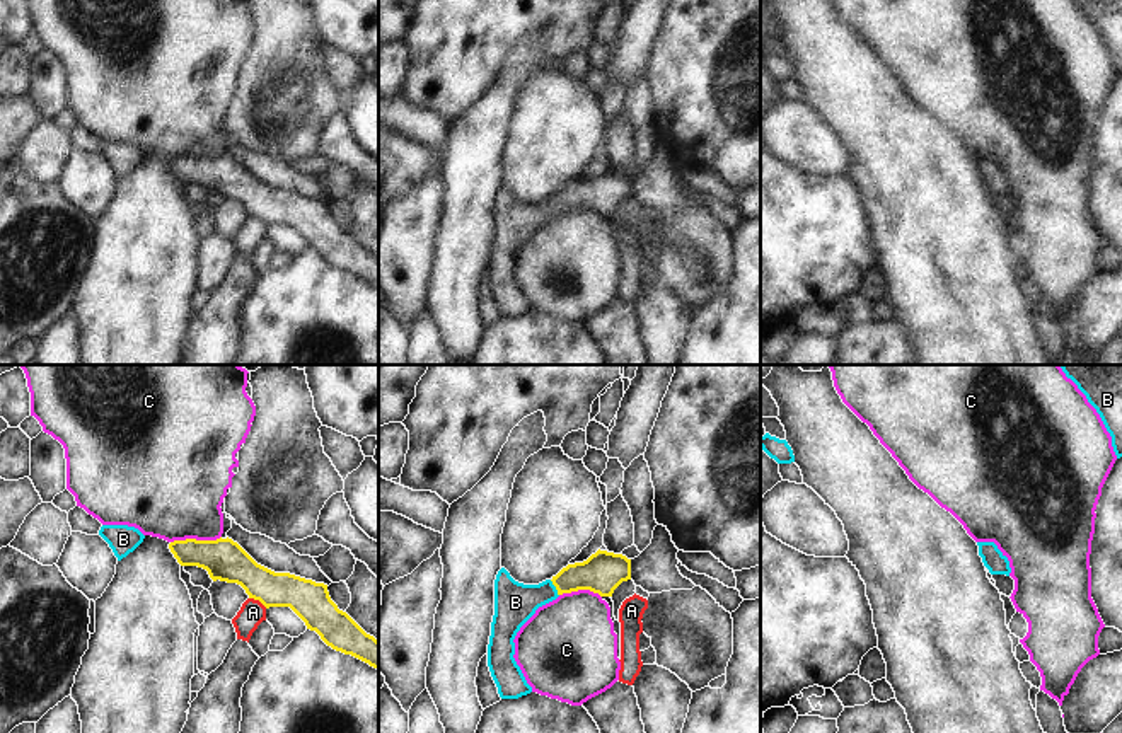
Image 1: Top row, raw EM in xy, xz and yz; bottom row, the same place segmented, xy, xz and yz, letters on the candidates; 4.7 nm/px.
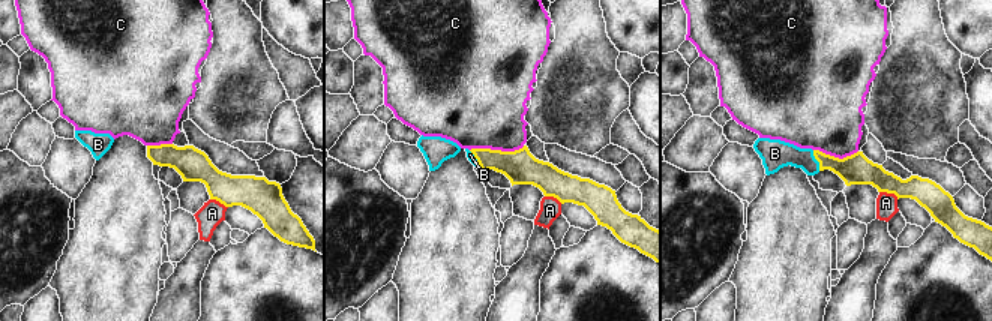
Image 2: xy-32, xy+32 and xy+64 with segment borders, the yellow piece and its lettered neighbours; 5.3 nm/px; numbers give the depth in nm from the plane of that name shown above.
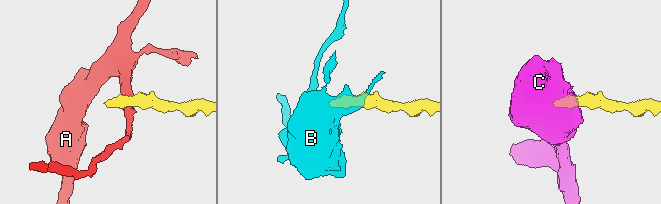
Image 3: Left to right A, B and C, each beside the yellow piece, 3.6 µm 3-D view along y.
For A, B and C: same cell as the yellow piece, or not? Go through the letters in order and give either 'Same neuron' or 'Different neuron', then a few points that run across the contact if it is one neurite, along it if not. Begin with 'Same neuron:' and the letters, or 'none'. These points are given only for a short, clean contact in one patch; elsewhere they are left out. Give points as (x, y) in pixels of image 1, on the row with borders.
Same neuron: B
A: Different neuron. Line: xy (249, 597), (266, 607)
B: Same neuron. Line: xz (602, 571), (573, 577), (556, 588), (515, 602)
C: Different neuron. Line: xy (220, 536), (215, 539), (174, 539), (171, 542).

